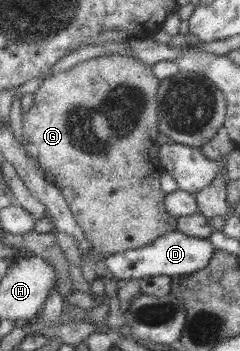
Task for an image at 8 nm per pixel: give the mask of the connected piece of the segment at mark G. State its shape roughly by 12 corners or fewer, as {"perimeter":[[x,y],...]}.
{"perimeter":[[117,53],[43,77],[22,148],[92,256],[176,230],[159,80]]}

